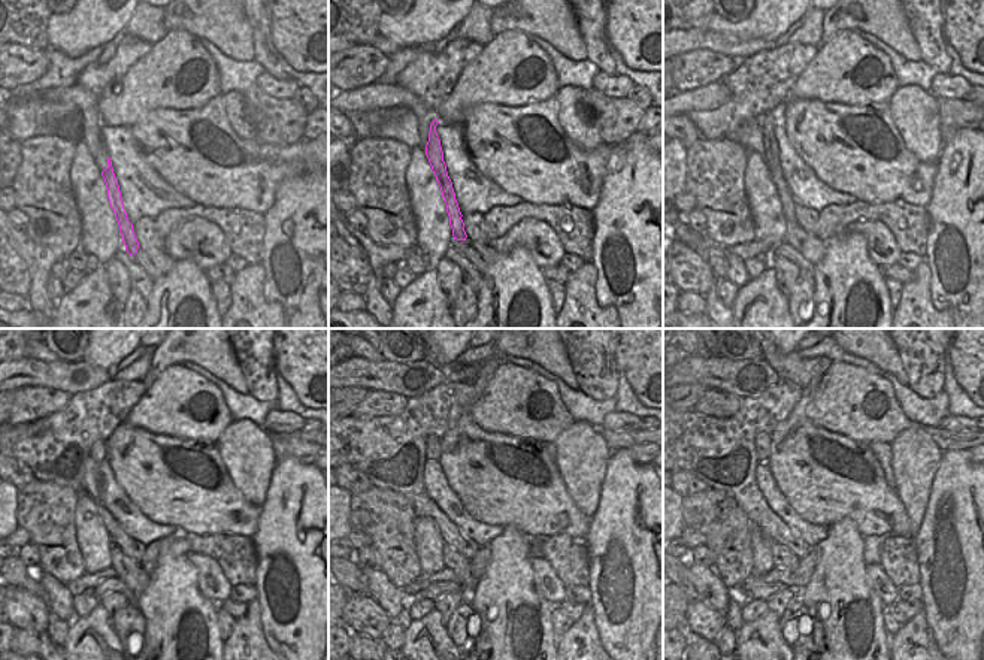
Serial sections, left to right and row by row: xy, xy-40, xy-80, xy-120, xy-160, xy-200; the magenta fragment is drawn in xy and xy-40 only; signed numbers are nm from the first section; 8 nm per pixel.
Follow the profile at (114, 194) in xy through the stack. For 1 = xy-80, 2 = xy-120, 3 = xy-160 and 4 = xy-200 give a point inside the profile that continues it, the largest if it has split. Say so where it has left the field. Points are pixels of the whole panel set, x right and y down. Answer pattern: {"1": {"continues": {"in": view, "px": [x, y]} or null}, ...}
{"1": {"continues": {"in": "xy-80", "px": [766, 121]}}, "2": {"continues": {"in": "xy-120", "px": [97, 451]}}, "3": {"continues": {"in": "xy-160", "px": [432, 442]}}, "4": {"continues": {"in": "xy-200", "px": [762, 442]}}}

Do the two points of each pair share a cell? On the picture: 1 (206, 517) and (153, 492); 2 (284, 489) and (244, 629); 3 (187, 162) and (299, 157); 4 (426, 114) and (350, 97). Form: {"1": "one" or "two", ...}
{"1": "one", "2": "two", "3": "one", "4": "one"}

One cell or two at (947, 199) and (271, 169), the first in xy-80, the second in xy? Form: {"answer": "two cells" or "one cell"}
{"answer": "two cells"}

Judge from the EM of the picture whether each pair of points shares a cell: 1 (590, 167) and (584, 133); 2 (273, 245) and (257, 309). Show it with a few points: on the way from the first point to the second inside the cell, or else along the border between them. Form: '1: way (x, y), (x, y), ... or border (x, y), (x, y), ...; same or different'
1: border (562, 127), (583, 150), (595, 150), (602, 144); different
2: border (260, 262), (263, 296), (276, 302), (285, 312); different

